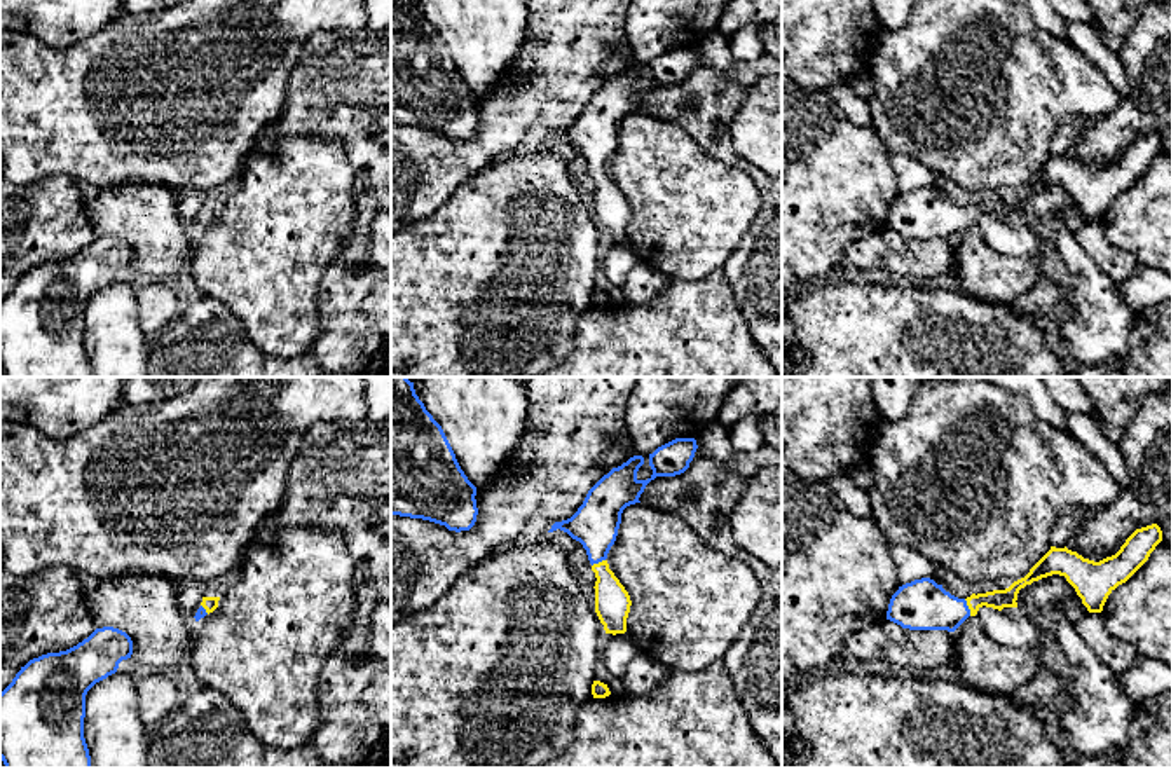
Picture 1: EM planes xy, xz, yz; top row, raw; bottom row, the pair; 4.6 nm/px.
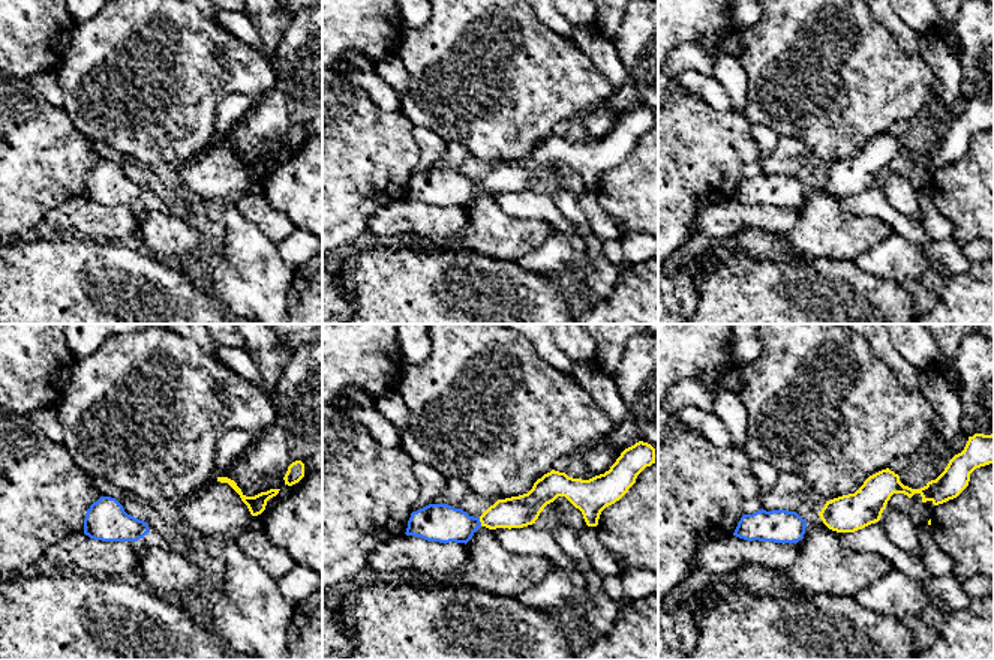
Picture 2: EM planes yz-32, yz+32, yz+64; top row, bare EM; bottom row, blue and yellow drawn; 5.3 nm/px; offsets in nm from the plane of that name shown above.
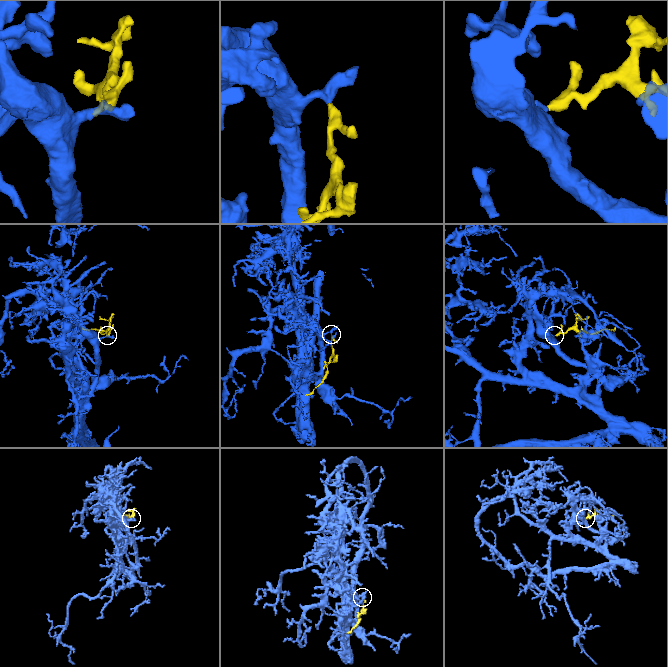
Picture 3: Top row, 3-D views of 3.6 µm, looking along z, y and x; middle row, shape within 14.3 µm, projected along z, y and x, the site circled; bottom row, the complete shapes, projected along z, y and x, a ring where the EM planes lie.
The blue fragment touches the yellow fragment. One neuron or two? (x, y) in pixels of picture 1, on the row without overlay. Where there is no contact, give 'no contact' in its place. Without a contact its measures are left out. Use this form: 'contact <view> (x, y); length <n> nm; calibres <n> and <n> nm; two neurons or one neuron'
contact yz (967, 217); length 90 nm; calibres 240 and 90 nm; one neuron

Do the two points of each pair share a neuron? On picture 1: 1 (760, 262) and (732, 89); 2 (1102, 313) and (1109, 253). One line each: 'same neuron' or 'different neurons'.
1: same neuron
2: different neurons

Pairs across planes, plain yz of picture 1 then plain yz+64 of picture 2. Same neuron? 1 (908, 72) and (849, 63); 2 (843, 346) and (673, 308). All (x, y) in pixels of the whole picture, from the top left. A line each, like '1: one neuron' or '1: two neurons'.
1: one neuron
2: two neurons

